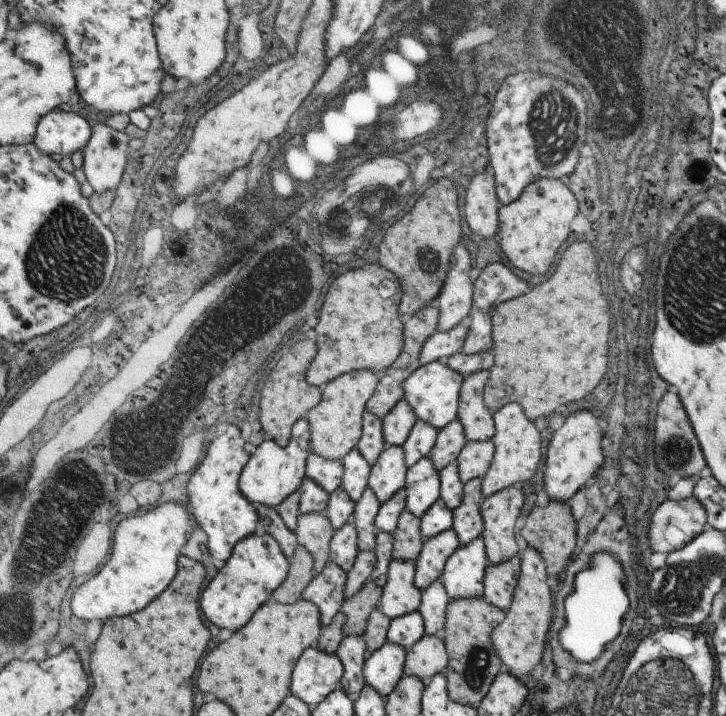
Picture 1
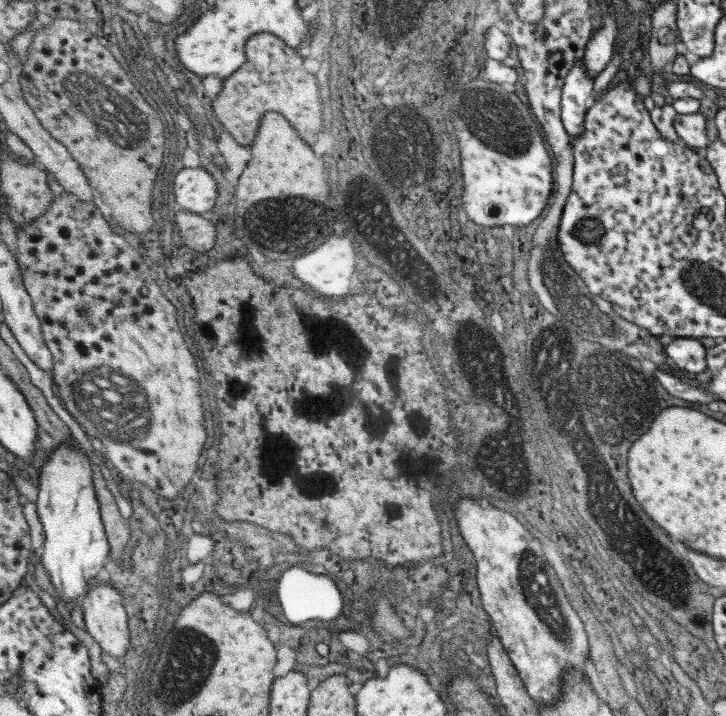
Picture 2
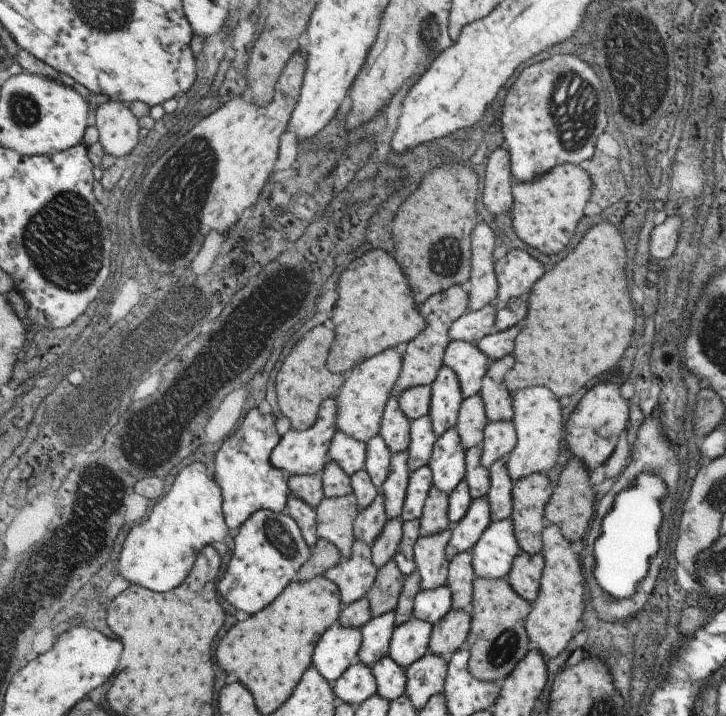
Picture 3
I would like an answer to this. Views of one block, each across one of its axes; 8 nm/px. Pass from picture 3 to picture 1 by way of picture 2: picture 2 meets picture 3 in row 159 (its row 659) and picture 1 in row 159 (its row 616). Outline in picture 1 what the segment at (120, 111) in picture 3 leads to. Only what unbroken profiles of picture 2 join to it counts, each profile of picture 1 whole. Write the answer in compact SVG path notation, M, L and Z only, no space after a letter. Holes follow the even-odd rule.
M107 124L93 128L93 138L83 150L83 170L95 188L95 196L105 190L117 190L131 156L135 154L131 154L127 132L119 132Z

